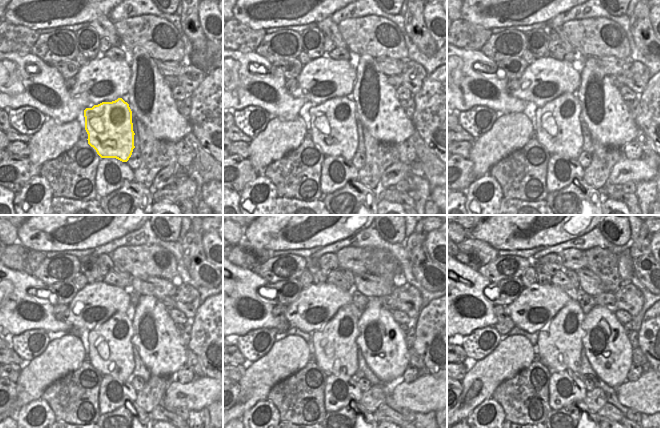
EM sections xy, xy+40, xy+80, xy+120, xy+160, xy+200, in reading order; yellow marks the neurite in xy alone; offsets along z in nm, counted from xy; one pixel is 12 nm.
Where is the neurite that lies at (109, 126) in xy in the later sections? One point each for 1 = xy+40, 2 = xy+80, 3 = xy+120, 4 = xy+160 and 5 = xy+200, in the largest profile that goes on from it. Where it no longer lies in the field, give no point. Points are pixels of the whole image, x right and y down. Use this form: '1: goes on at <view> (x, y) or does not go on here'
1: goes on at xy+40 (333, 123)
2: goes on at xy+80 (558, 122)
3: goes on at xy+120 (110, 345)
4: goes on at xy+160 (335, 348)
5: goes on at xy+200 (559, 345)

